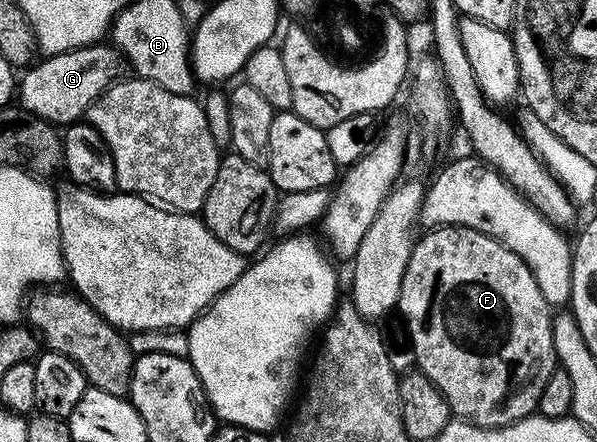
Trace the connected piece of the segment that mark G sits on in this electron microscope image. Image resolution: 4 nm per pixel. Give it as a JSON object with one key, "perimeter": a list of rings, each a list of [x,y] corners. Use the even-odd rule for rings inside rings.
{"perimeter":[[[110,42],[89,44],[64,54],[46,56],[31,63],[21,73],[16,84],[16,100],[21,108],[55,126],[65,126],[81,121],[86,111],[112,85],[123,79],[128,65],[126,57]]]}

